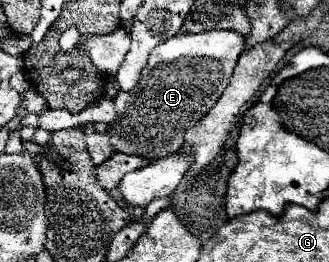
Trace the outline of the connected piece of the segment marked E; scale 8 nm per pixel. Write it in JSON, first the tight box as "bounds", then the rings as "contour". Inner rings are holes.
{"bounds":[109,30,243,160],"contour":[[[229,30],[177,34],[159,44],[149,56],[139,88],[135,88],[135,92],[119,92],[115,98],[117,118],[109,124],[109,136],[115,150],[151,156],[151,160],[179,150],[185,136],[181,132],[195,126],[213,108],[227,88],[243,50],[243,36]]]}

